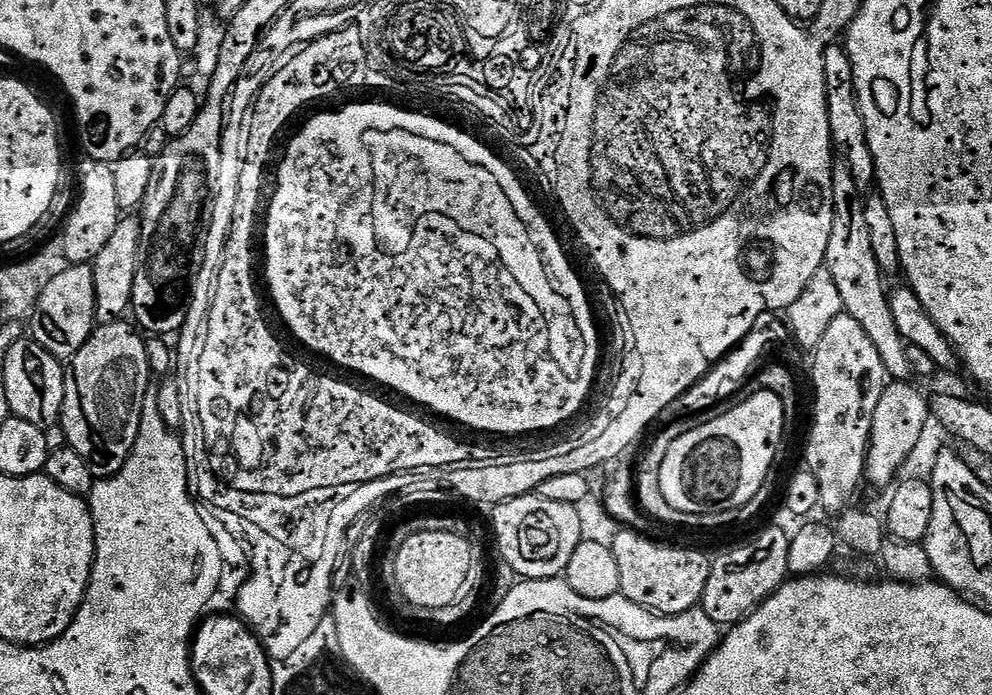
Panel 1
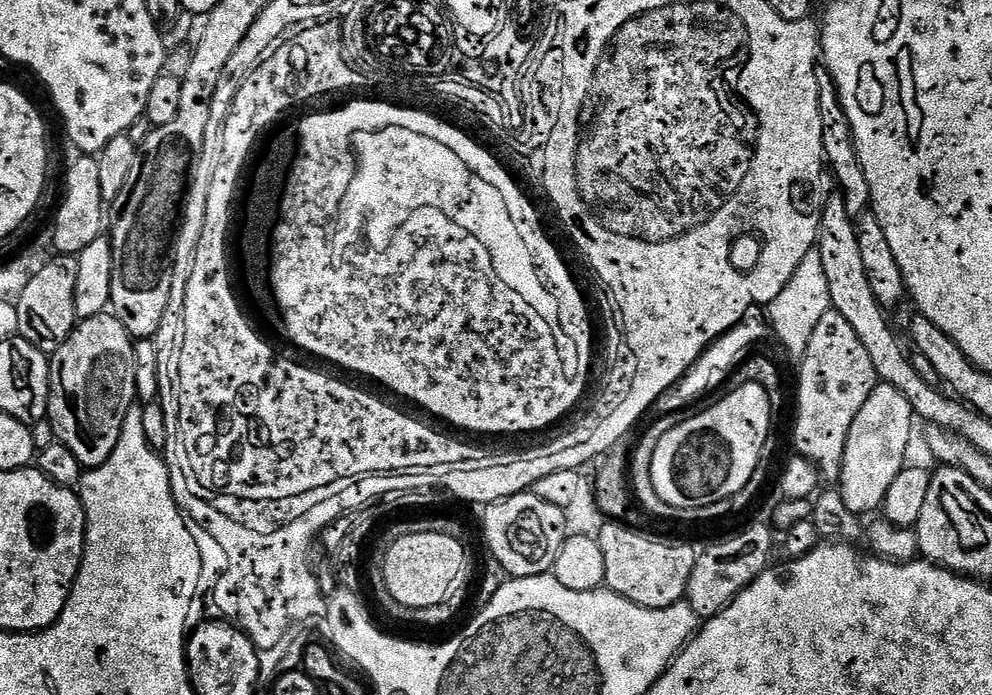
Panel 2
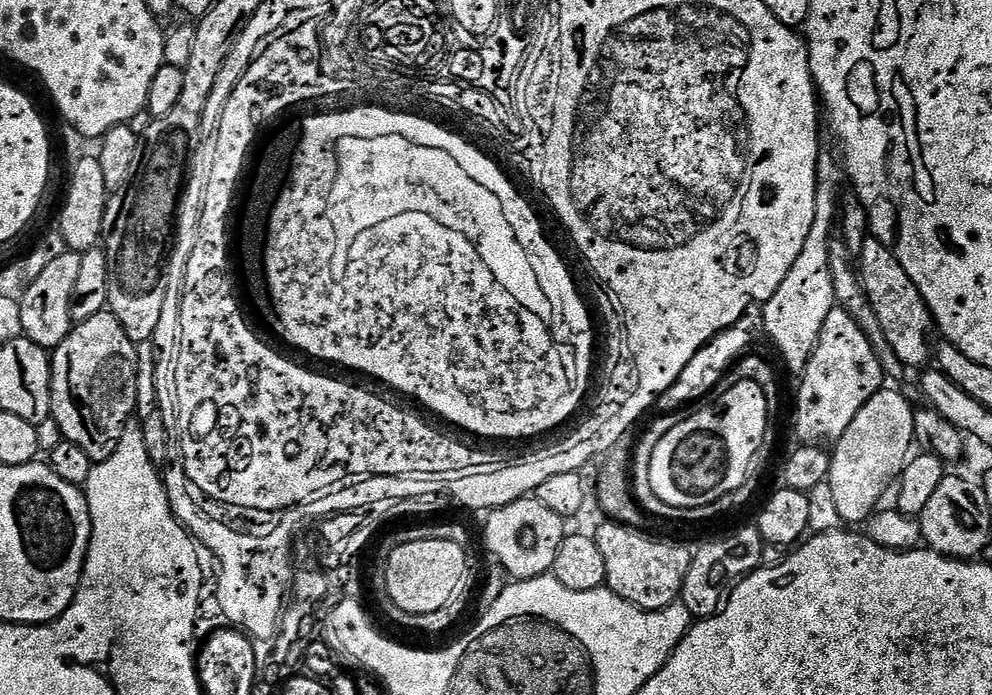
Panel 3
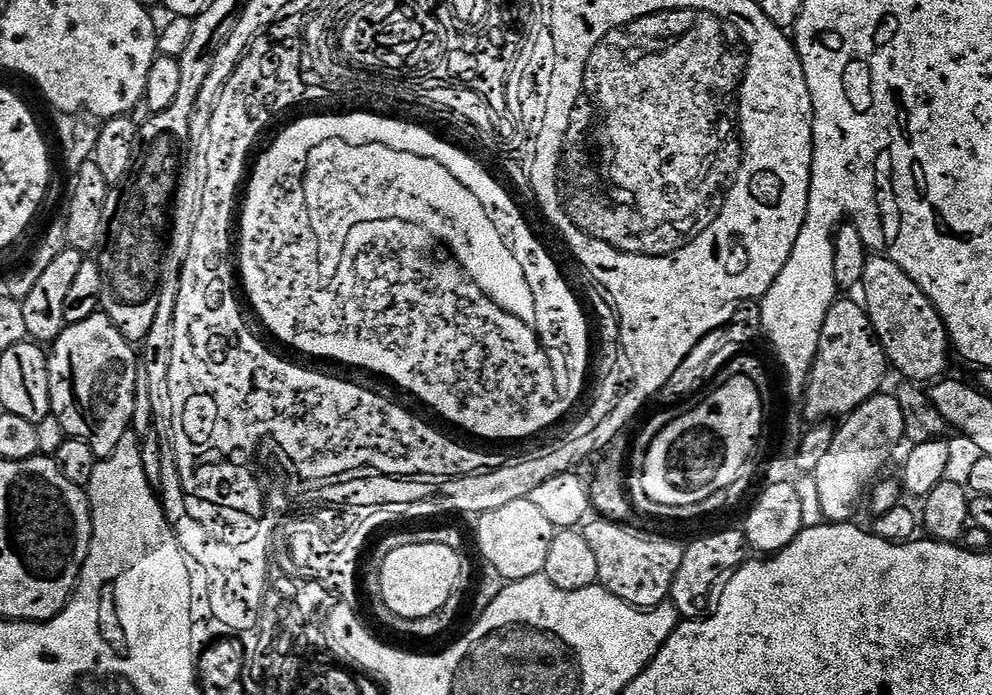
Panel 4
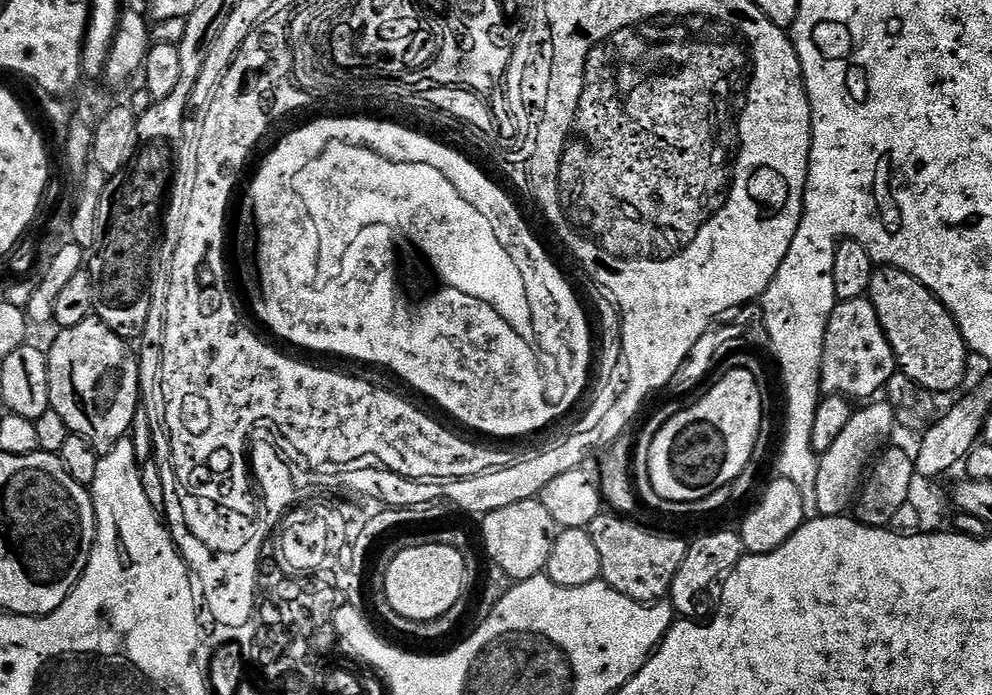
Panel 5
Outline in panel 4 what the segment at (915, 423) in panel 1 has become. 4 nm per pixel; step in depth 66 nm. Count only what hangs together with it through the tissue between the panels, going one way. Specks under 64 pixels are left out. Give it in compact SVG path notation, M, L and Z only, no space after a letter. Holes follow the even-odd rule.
M879 392L845 417L837 427L830 451L812 475L817 480L822 516L829 523L849 523L892 454L892 448L905 439L905 416L899 400Z

